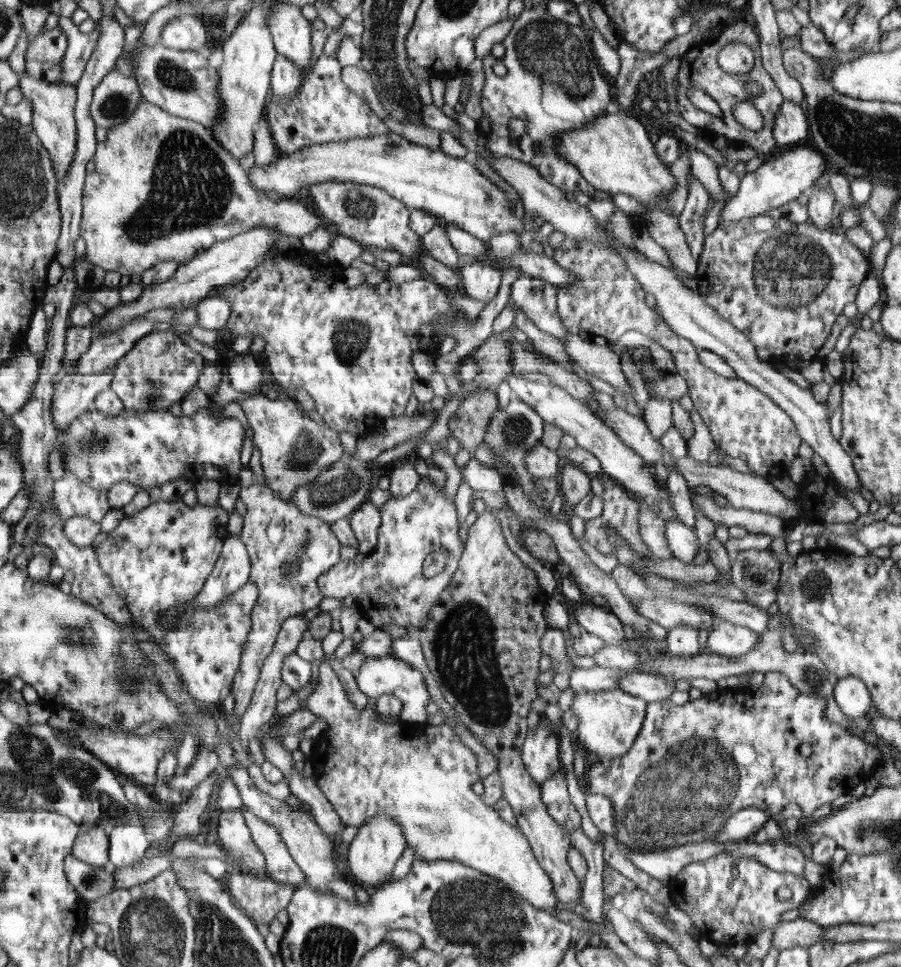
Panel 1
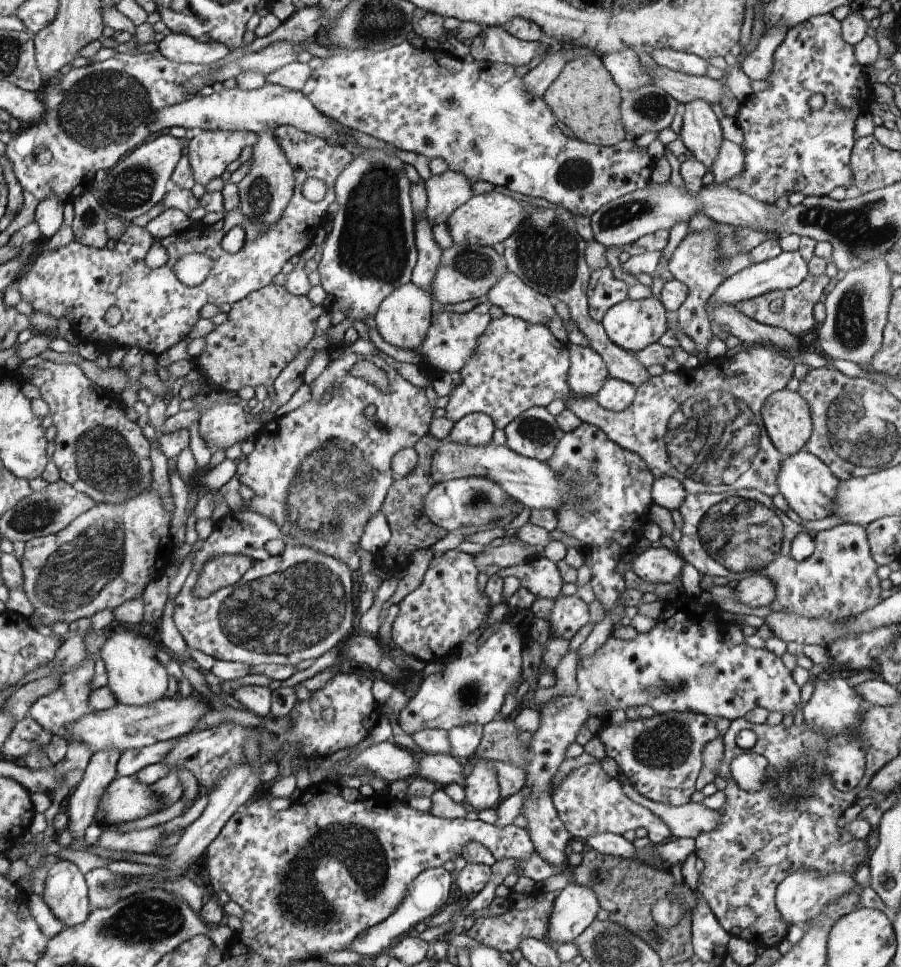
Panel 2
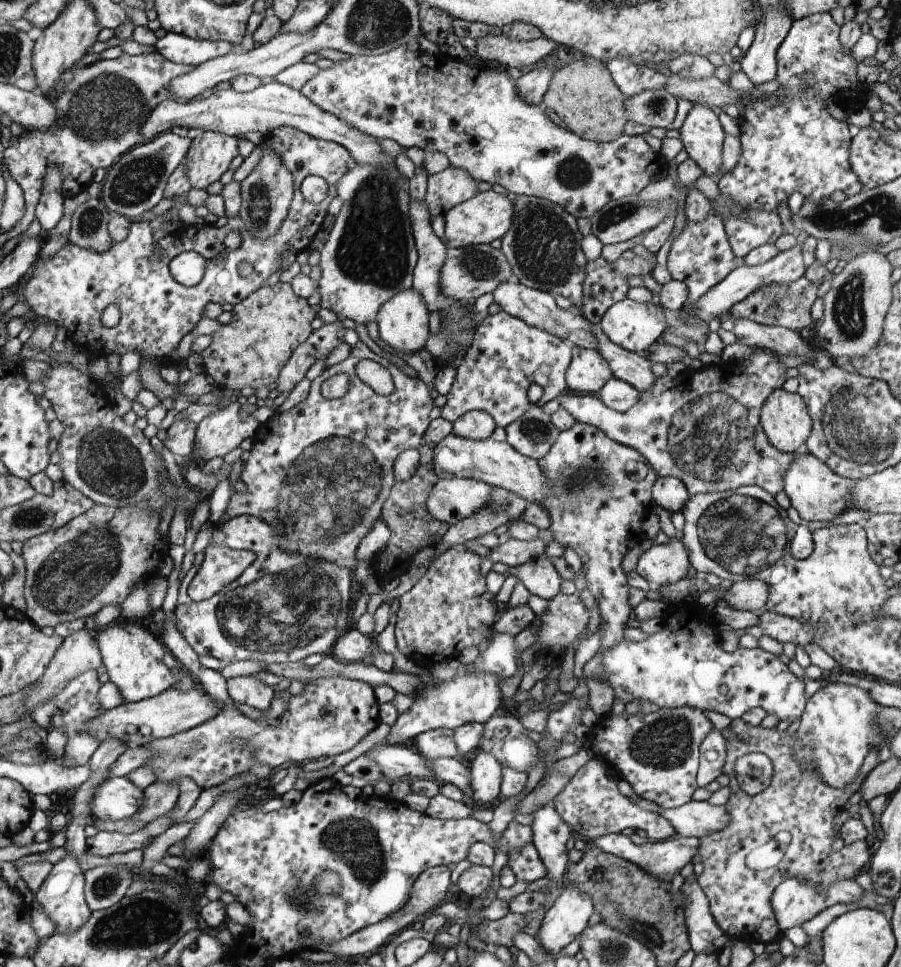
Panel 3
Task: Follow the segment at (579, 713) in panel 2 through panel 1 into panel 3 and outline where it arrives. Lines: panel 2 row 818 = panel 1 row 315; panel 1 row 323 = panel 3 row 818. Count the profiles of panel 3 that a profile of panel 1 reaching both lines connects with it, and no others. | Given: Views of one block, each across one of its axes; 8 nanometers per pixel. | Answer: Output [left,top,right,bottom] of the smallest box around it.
[509,804,572,914]

